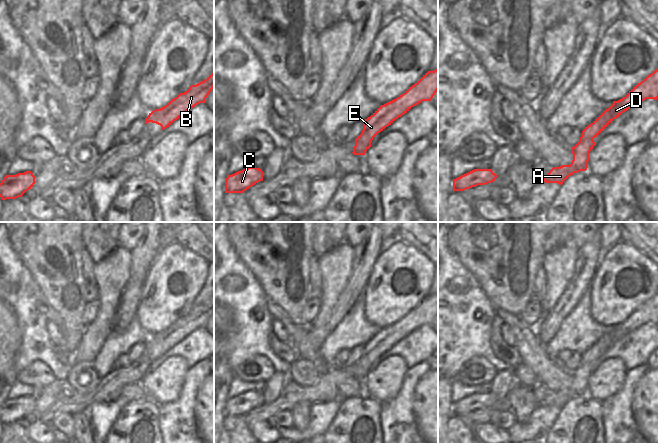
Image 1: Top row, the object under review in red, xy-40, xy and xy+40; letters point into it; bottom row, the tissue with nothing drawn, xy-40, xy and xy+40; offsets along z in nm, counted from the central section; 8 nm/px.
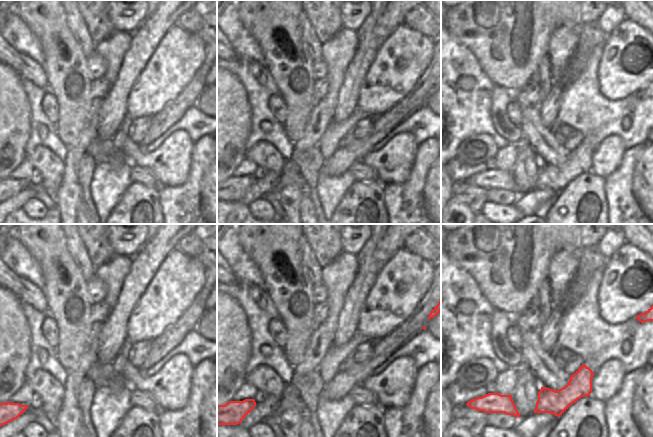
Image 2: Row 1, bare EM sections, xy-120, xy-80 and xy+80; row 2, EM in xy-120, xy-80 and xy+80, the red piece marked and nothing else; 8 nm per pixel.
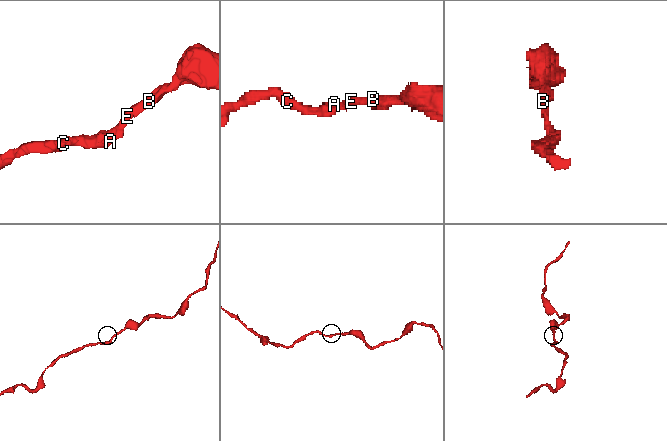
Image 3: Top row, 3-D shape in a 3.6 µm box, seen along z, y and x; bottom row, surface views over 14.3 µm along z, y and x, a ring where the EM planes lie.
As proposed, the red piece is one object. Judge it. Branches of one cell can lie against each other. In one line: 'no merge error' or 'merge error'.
no merge error

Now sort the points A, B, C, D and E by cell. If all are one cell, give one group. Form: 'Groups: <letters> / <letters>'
Groups: A B C D E.

